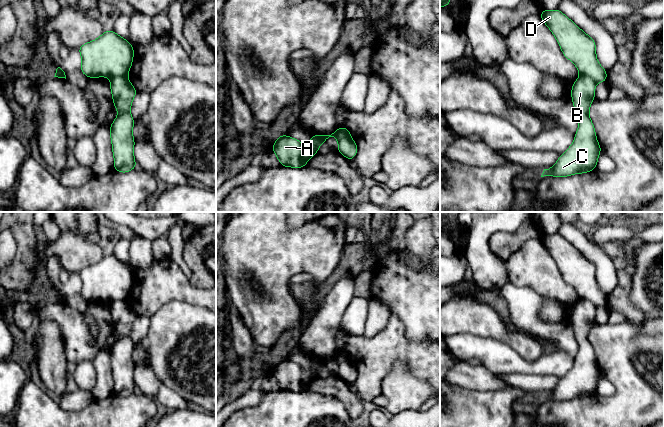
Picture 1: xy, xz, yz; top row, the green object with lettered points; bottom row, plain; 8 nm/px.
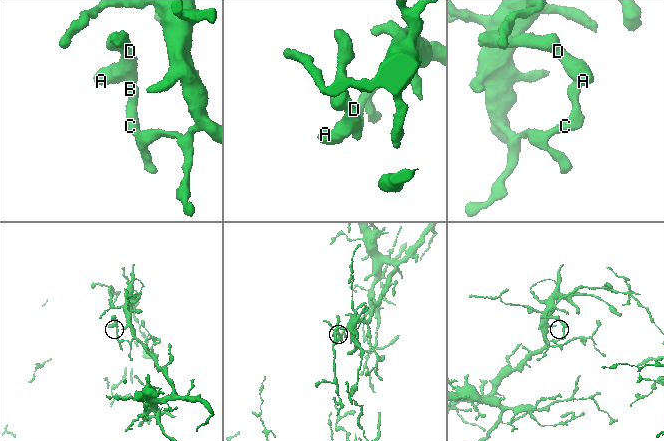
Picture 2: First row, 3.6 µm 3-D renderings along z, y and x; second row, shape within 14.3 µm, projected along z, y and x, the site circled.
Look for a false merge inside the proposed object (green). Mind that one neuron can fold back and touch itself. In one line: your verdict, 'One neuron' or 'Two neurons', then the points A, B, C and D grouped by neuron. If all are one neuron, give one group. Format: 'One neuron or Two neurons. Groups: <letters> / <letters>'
Two neurons. Groups: A D / B C

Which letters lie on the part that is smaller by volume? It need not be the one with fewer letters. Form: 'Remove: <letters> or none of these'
Remove: A, D

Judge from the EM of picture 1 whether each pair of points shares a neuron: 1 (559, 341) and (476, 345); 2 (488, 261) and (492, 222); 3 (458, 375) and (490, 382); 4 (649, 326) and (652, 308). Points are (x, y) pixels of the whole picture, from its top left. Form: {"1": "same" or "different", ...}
{"1": "same", "2": "same", "3": "same", "4": "different"}

